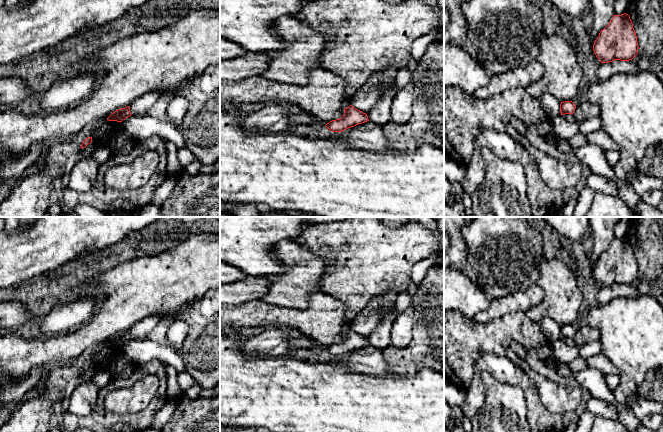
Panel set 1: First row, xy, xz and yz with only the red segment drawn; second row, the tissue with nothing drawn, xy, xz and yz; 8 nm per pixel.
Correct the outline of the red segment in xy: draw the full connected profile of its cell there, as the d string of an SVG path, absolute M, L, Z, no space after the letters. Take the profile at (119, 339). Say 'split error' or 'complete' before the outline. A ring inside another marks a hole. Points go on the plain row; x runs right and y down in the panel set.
complete | M127 330L127 331L125 331L125 332L121 332L121 333L116 334L115 336L113 336L113 337L107 342L107 344L109 344L109 345L122 346L123 344L125 344L125 343L128 342L129 340L131 340L131 336L130 336L129 330Z

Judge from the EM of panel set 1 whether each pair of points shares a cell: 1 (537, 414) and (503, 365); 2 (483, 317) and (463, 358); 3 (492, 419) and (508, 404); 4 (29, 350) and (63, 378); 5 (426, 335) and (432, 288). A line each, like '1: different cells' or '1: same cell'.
1: same cell
2: different cells
3: same cell
4: different cells
5: same cell

